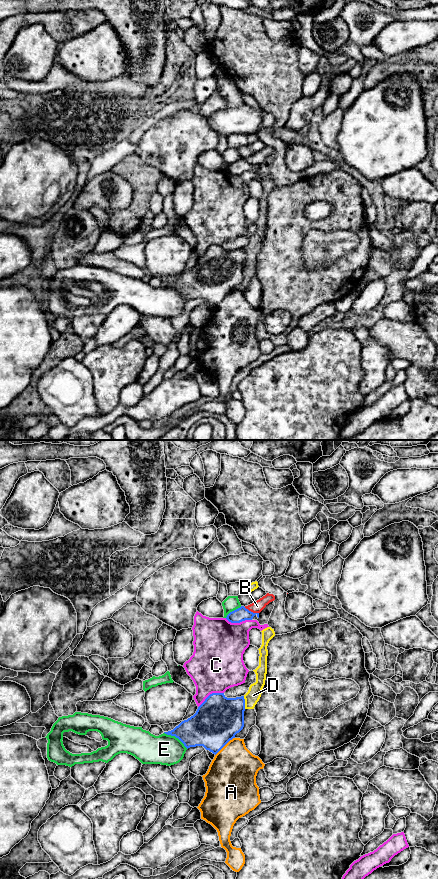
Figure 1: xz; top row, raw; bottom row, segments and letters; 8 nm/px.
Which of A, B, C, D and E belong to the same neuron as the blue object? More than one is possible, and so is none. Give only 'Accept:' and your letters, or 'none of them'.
Accept: none of them

